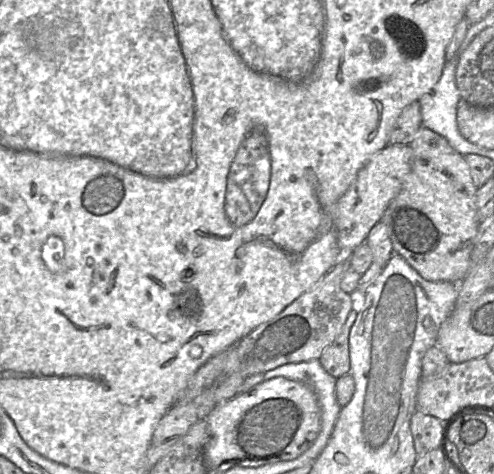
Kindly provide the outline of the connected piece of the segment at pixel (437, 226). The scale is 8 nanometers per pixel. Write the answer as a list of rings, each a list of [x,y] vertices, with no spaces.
[[[421,126],[413,140],[409,143],[413,151],[411,170],[406,176],[402,188],[397,196],[390,202],[381,220],[387,226],[390,239],[393,245],[393,254],[402,256],[424,279],[432,282],[461,283],[469,272],[469,260],[477,238],[478,210],[476,206],[476,193],[478,188],[473,183],[470,167],[463,155],[457,152],[443,136]]]

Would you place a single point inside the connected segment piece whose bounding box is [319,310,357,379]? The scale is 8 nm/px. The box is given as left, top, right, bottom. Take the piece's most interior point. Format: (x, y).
(335, 359)

